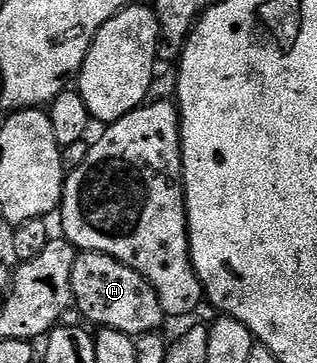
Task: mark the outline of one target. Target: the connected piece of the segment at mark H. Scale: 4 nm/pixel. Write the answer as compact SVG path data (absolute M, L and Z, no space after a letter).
M78 252L72 266L72 294L83 318L98 328L115 328L137 338L163 327L162 303L153 286L136 270L103 252Z

